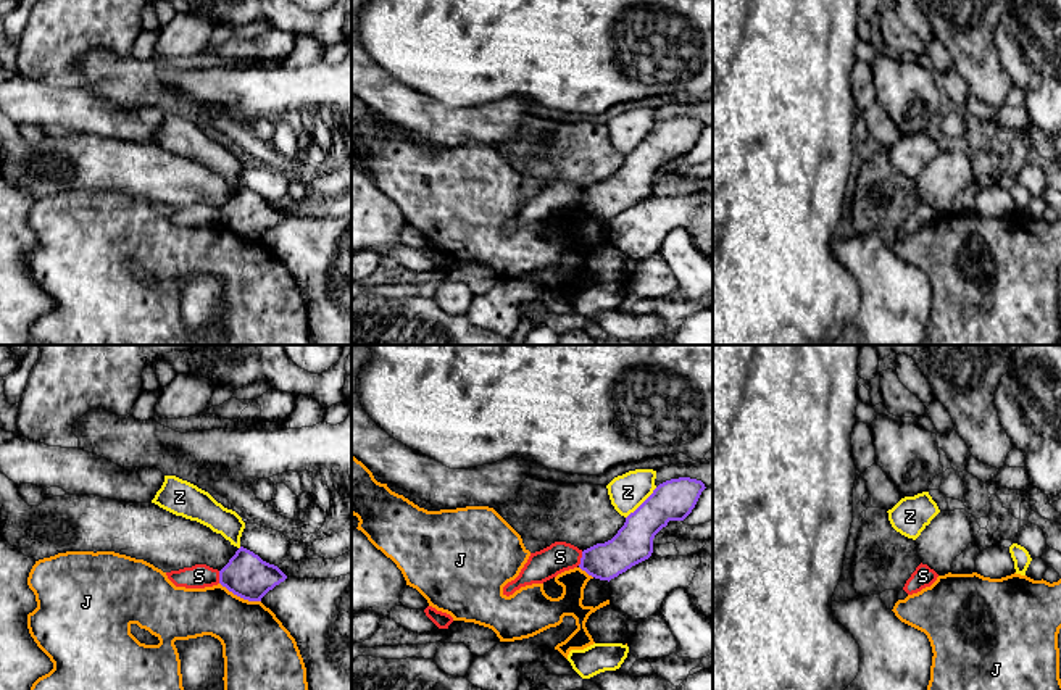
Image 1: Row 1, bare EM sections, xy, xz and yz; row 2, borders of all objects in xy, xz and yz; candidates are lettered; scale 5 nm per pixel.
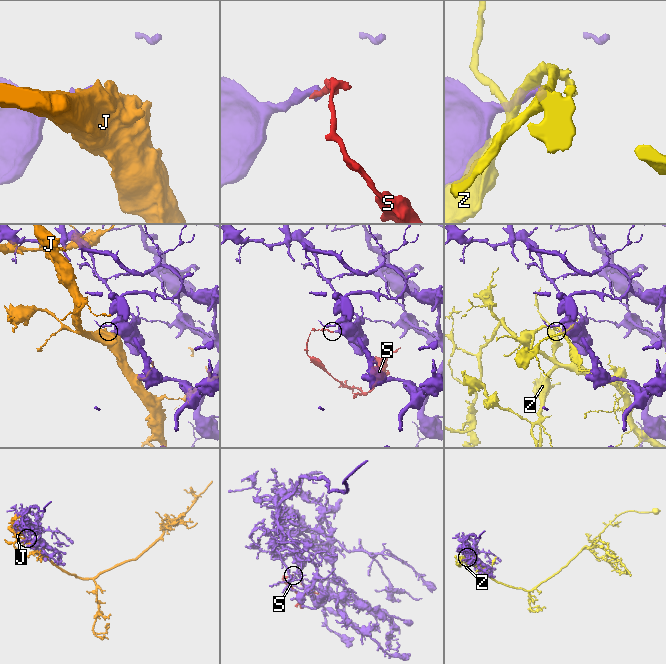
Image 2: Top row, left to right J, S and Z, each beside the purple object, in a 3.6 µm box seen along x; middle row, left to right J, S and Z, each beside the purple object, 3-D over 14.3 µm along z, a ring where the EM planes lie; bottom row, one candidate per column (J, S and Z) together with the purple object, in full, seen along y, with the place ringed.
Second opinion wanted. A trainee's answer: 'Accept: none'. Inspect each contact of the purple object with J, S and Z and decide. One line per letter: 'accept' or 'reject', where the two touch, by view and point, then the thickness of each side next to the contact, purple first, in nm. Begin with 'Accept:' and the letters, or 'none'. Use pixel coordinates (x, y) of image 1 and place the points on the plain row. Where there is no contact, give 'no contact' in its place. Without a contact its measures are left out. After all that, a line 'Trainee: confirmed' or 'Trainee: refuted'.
Accept: none
J: reject; meets purple in xy at (241, 236); 220 nm thick on the purple side, 340 nm on the other
S: reject; meets purple in xz at (581, 197); 190 nm thick on the purple side, 150 nm on the other
Z: reject; meets purple in xz at (642, 142); 200 nm thick on the purple side, 180 nm on the other
Trainee: confirmed

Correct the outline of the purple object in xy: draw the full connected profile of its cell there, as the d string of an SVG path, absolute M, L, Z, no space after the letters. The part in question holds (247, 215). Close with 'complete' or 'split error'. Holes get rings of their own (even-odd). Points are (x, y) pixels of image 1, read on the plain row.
M243 185L219 210L219 222L248 240L261 240L269 229L285 218L287 214L277 205L263 200Z; complete

